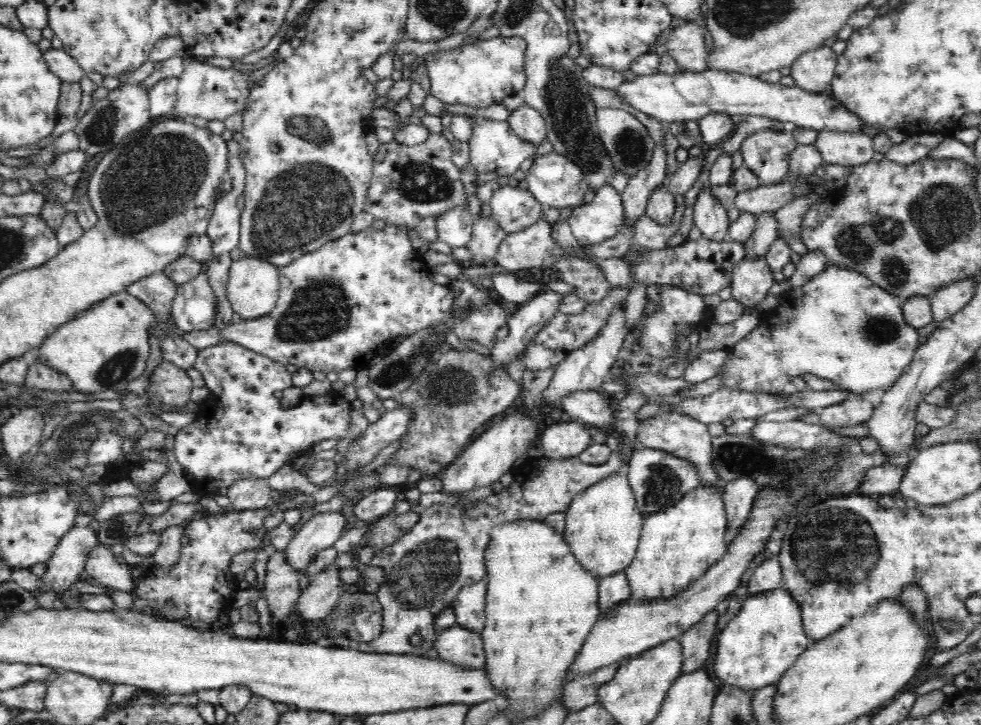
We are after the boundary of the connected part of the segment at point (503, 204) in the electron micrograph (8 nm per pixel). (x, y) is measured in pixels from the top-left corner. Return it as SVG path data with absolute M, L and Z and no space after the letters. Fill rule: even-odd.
M501 185L493 192L489 204L491 216L506 234L520 232L536 224L544 206L524 185L518 187Z

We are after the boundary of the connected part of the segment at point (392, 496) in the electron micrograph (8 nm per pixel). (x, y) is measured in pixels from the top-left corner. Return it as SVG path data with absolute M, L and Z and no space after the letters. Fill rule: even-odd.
M377 487L359 497L352 505L353 513L367 524L388 515L401 497L401 489Z

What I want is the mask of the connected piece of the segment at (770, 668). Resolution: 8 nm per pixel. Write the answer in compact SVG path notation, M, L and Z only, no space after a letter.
M781 585L774 590L751 594L737 616L728 621L716 638L716 678L740 690L755 691L776 684L782 675L810 647L802 622L800 605Z

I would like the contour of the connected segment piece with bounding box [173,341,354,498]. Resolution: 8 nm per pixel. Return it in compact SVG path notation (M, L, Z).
M228 341L198 351L193 368L202 374L206 381L205 386L216 396L216 404L212 404L212 408L207 413L199 412L196 420L180 429L173 438L176 460L186 472L190 473L195 498L213 496L220 491L225 492L238 480L269 479L286 464L292 452L310 451L315 442L328 440L328 438L341 440L348 434L354 406L341 395L340 391L346 386L344 383L338 382L331 385L331 389L324 396L305 396L294 408L283 410L280 400L274 397L274 392L283 391L292 385L296 388L310 385L314 376L307 368L300 368L290 374L282 363L272 361L266 356Z

